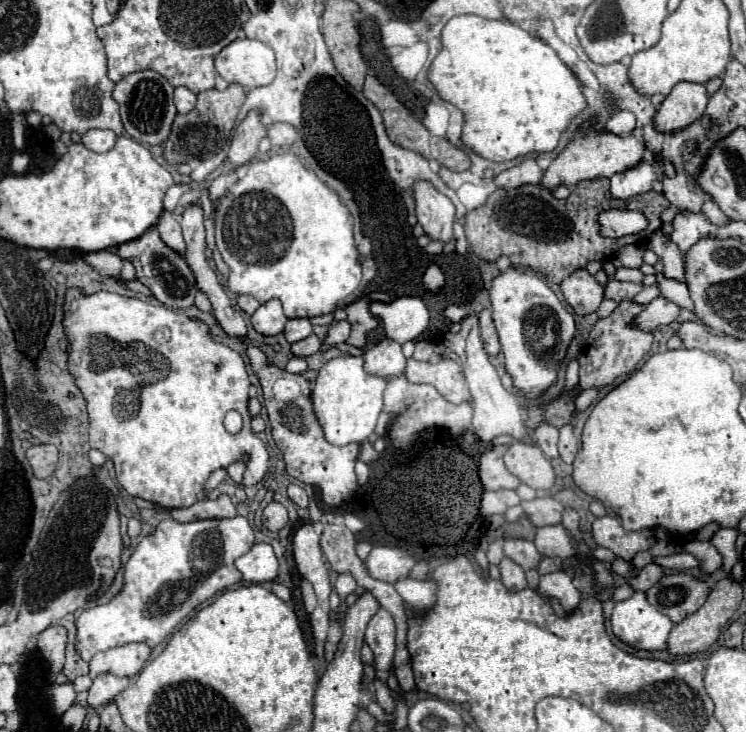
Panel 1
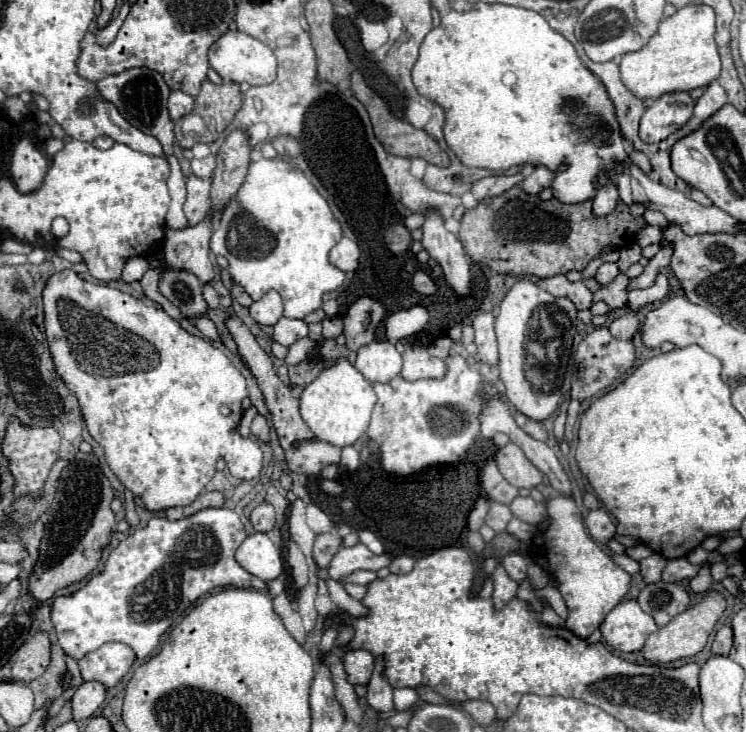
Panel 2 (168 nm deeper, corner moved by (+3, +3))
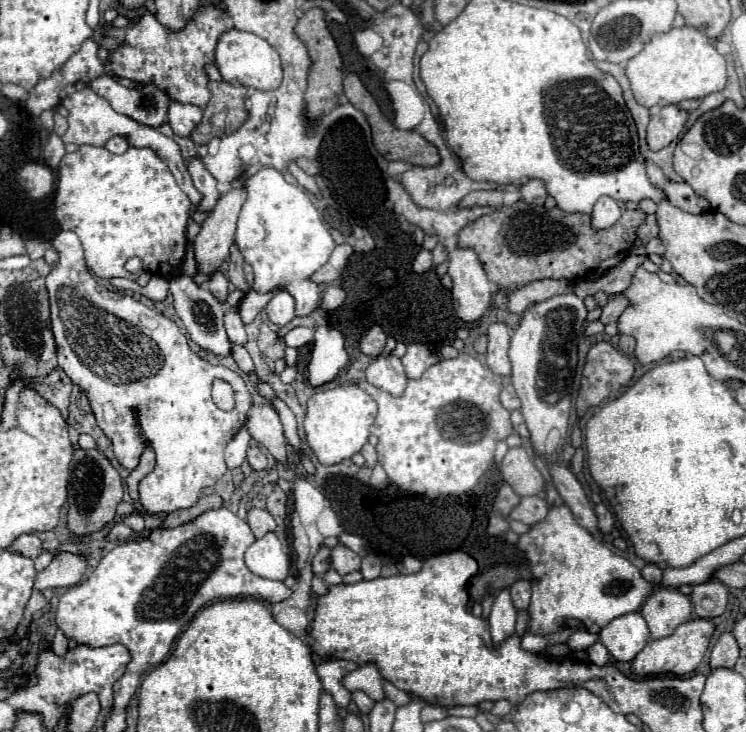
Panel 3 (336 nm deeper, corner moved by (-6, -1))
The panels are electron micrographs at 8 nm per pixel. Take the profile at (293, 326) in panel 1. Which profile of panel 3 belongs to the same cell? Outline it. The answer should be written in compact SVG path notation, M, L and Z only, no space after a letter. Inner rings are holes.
M294 328L290 330L286 336L284 336L284 342L286 346L292 346L292 348L302 348L304 344L310 344L314 338L314 330L312 328Z

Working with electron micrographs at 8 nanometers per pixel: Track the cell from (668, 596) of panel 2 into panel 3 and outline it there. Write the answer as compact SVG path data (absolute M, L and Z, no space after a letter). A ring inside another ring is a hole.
M658 588L642 606L642 616L648 624L652 640L670 636L680 624L690 620L690 612L690 600L674 588Z

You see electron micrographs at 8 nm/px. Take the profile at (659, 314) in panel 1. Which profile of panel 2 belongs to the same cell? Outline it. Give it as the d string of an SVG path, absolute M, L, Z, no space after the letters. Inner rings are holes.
M635 310L615 318L611 322L611 326L609 326L609 330L611 330L611 334L615 338L625 338L625 340L631 340L637 334L637 328L639 328L639 320L637 320L637 312Z

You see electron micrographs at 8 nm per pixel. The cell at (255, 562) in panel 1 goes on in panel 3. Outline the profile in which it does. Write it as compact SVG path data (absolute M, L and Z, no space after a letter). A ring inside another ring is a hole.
M268 532L264 538L256 540L246 550L246 566L262 578L268 580L284 580L290 572L290 560L288 554L282 550L280 540L274 532Z

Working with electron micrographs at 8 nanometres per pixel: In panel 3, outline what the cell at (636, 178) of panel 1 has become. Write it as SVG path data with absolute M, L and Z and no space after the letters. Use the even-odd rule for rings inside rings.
M602 196L592 210L592 228L602 230L602 228L610 228L618 222L618 218L622 216L622 210L618 206L618 202L614 202L610 196Z

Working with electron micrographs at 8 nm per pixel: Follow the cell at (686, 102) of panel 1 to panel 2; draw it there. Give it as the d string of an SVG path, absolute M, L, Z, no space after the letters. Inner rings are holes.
M671 92L659 96L643 114L639 136L643 142L661 142L693 116L695 100L689 92Z

